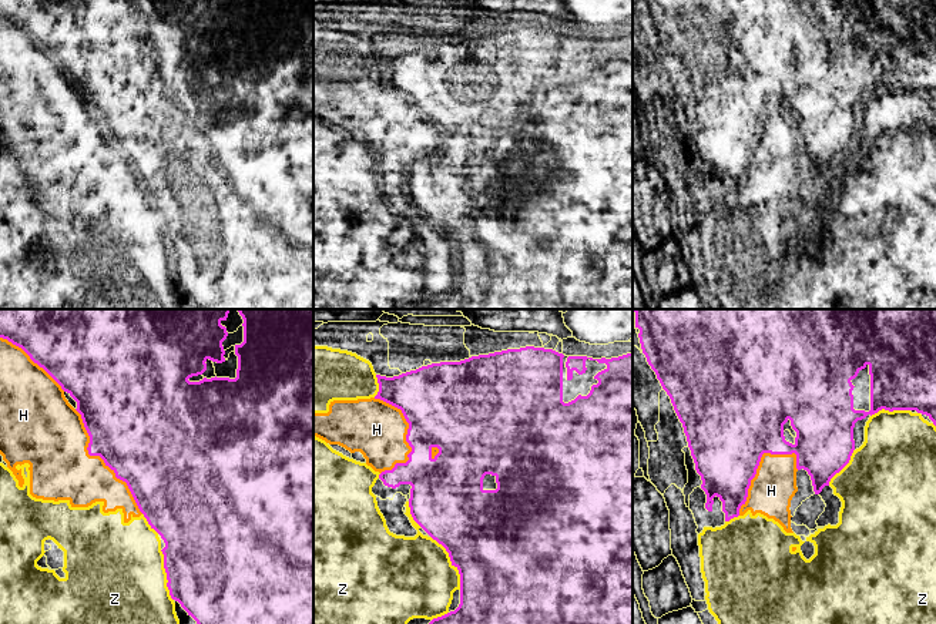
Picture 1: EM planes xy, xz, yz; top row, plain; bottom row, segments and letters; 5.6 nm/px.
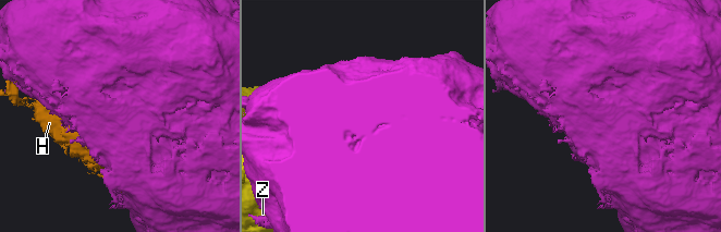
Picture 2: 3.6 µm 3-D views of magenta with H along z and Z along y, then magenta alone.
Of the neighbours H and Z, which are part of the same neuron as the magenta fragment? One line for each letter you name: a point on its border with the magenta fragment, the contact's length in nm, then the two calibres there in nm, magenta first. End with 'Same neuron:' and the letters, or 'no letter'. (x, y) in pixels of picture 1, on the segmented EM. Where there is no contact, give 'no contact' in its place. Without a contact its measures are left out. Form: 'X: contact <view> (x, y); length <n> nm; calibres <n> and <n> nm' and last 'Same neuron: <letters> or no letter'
Same neuron: no letter

